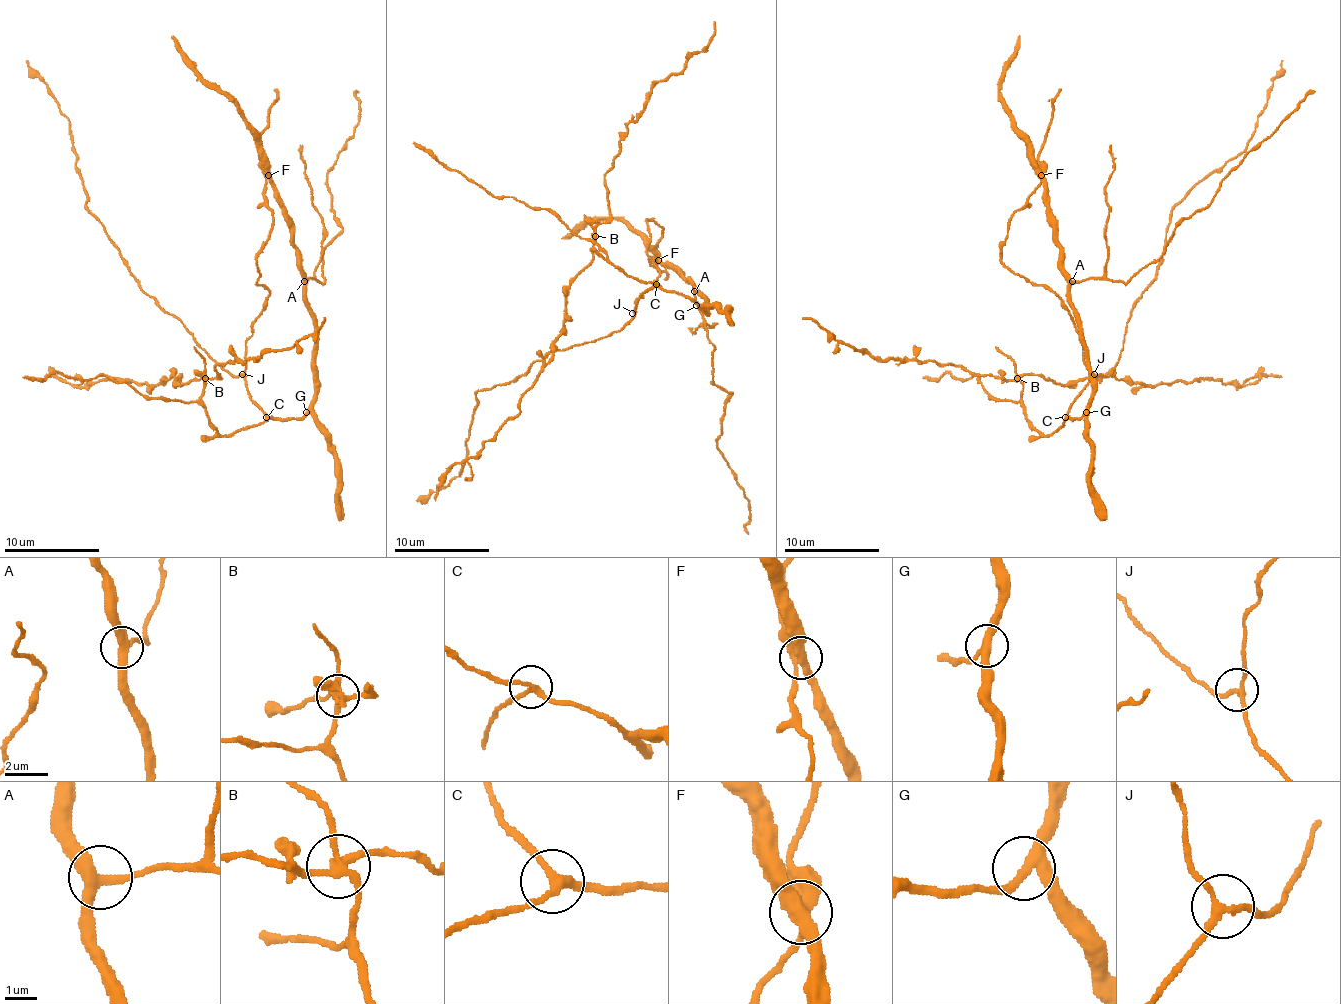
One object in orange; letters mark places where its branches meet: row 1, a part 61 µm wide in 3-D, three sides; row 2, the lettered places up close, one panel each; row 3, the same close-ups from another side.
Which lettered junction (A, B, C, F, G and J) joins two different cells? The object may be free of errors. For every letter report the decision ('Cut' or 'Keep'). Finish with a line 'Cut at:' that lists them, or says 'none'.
A: Keep
B: Cut
C: Keep
F: Keep
G: Keep
J: Keep
Cut at: B

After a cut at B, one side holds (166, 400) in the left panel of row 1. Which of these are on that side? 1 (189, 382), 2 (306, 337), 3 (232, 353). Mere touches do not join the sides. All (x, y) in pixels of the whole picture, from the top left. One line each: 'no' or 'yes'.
1: no
2: no
3: no

